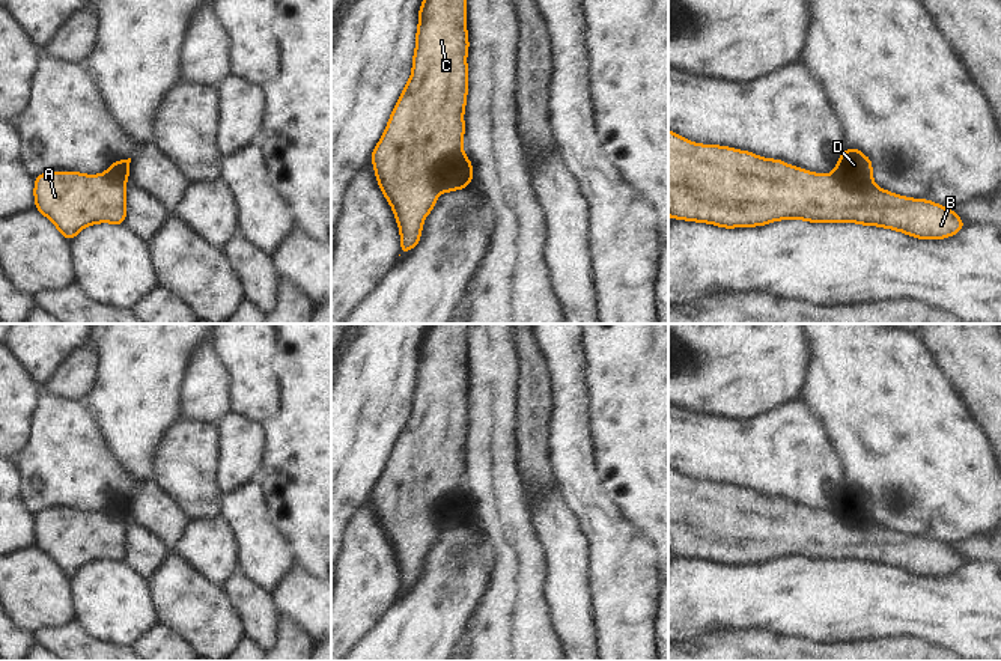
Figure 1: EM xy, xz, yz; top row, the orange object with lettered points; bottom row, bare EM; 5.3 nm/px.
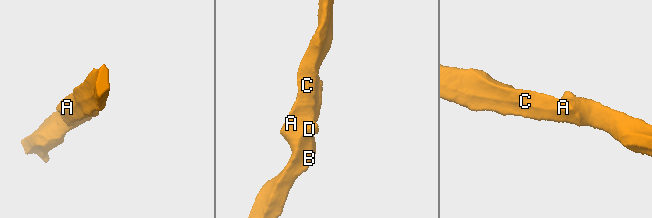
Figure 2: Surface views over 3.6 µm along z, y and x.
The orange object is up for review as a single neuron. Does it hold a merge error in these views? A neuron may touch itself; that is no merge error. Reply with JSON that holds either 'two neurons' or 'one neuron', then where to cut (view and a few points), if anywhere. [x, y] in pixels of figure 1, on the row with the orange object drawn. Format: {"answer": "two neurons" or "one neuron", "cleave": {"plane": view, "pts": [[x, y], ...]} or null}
{"answer": "one neuron", "cleave": null}

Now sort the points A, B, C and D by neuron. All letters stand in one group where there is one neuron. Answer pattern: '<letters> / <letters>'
A B C D

